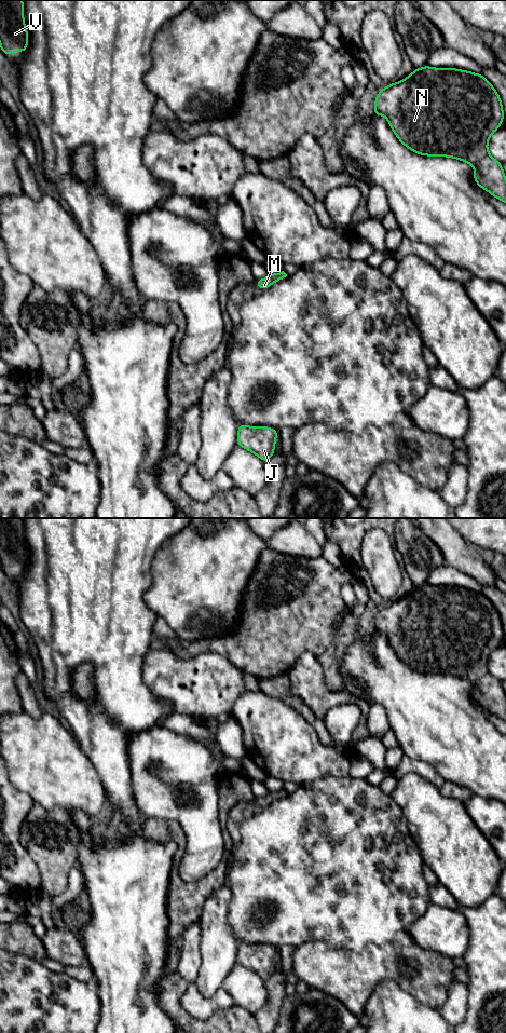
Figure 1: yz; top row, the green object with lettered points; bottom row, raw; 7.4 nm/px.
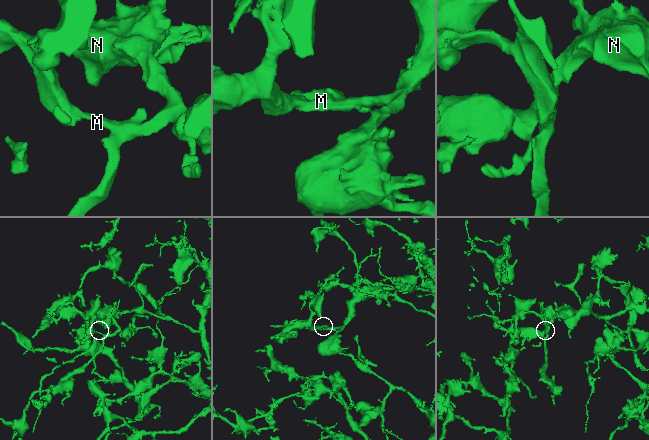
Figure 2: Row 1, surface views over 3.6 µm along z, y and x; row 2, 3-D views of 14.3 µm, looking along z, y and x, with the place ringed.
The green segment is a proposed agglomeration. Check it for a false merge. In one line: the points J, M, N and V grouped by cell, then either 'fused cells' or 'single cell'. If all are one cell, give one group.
J M N V | single cell

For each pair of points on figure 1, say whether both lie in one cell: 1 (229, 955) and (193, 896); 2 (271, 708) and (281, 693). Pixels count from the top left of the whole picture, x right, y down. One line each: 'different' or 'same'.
1: different
2: different

